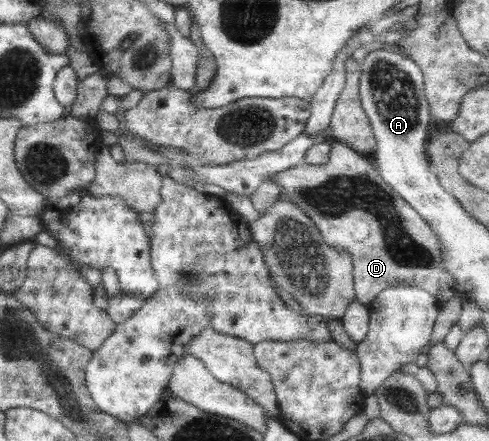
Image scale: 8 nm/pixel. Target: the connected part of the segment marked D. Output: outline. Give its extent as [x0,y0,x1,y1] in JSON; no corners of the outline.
[270,139,460,306]

